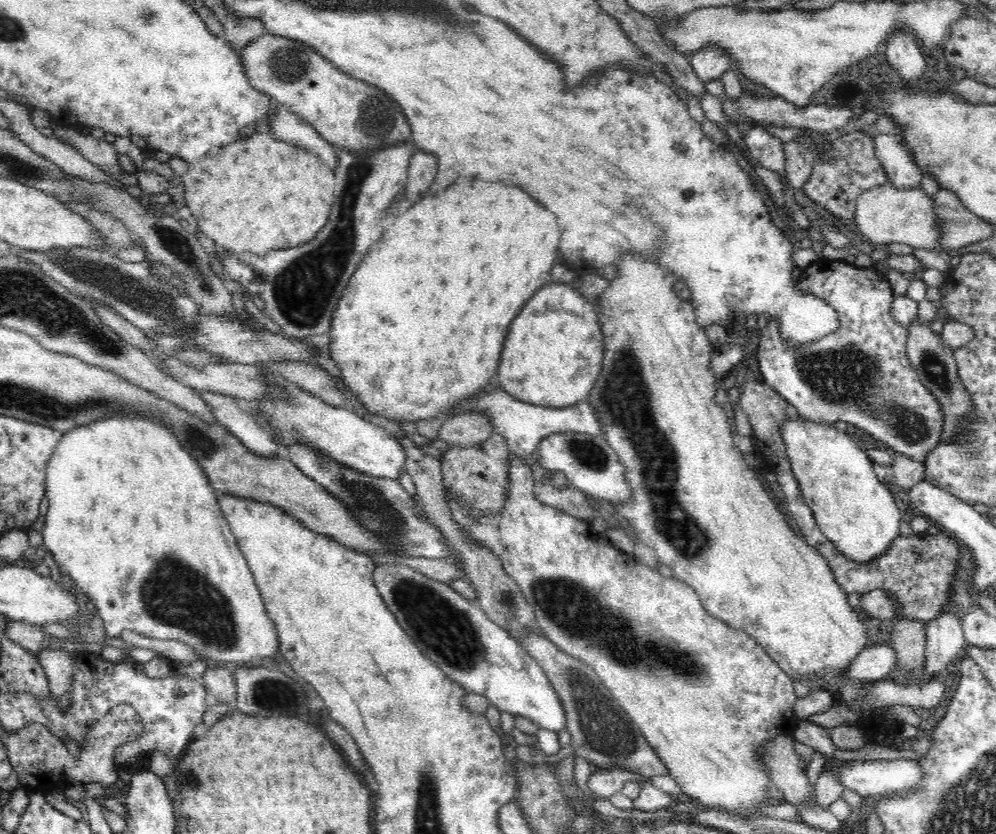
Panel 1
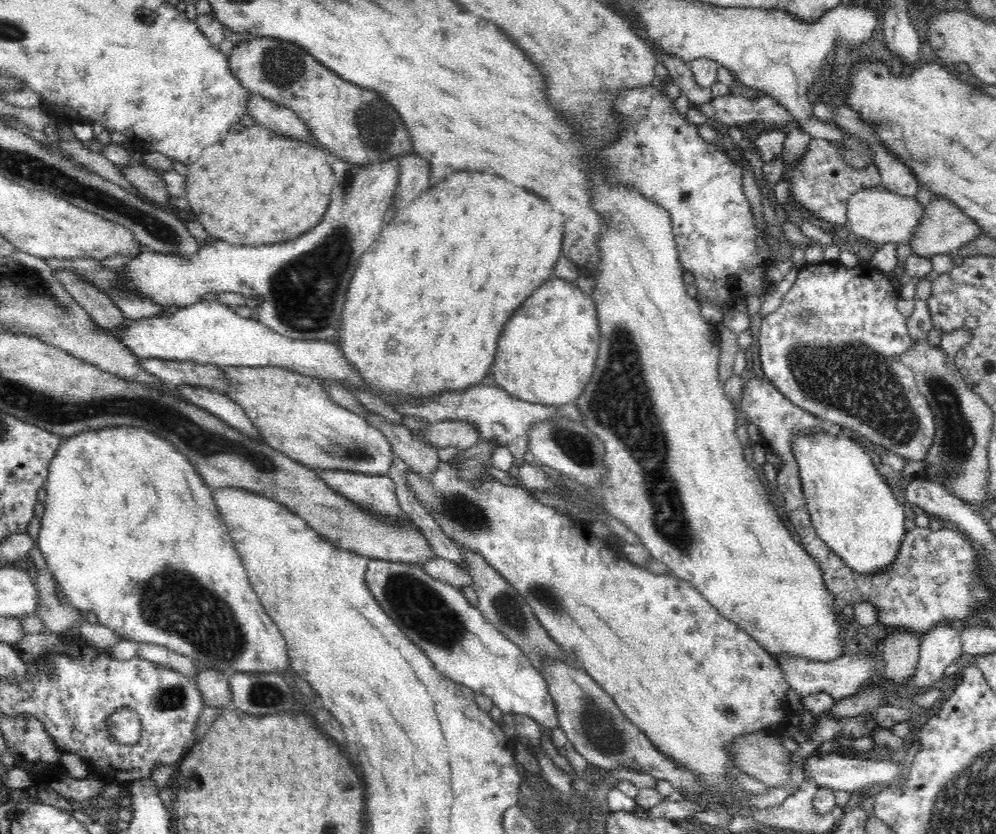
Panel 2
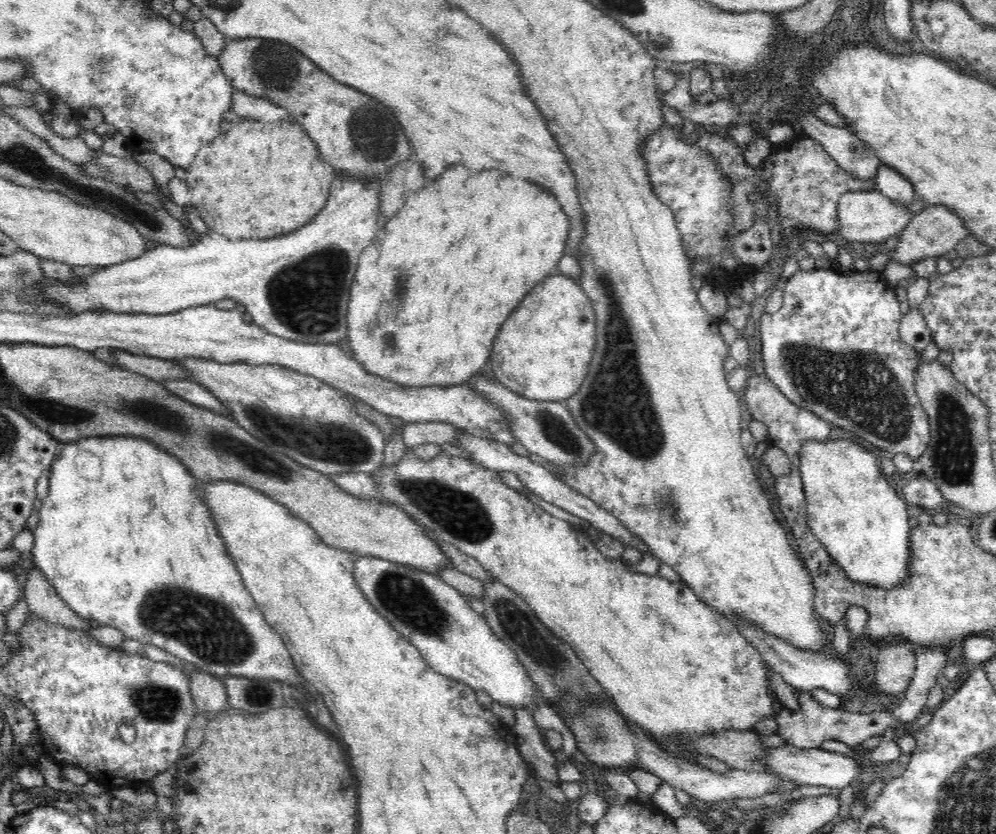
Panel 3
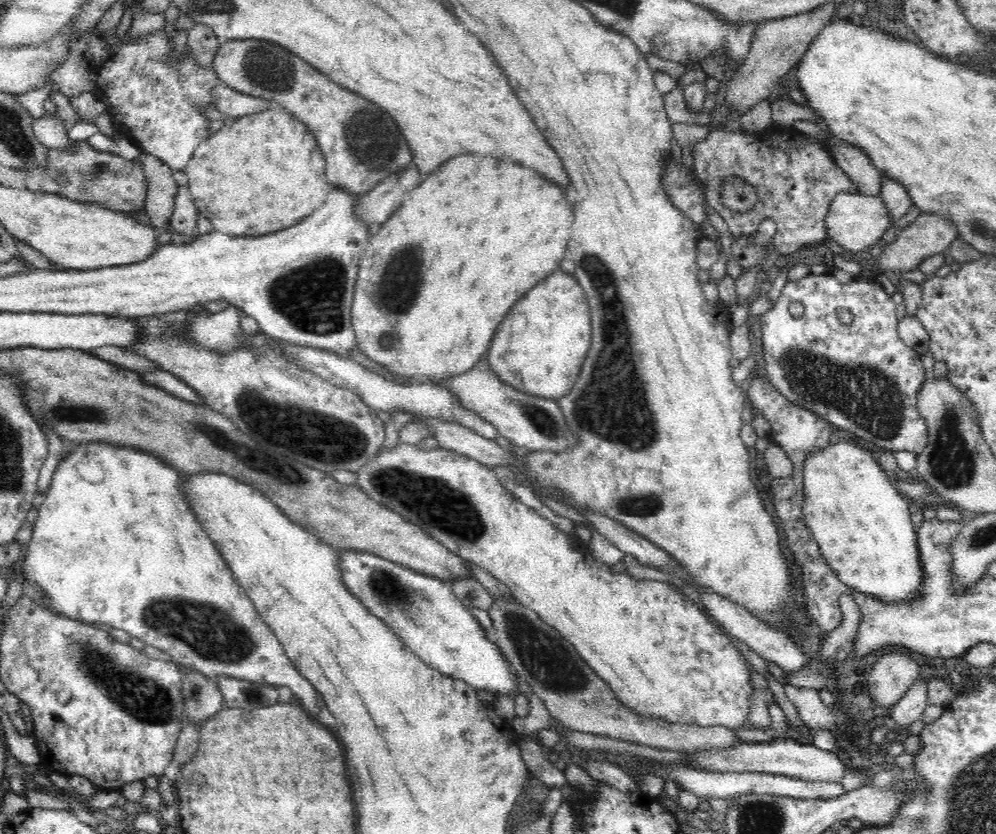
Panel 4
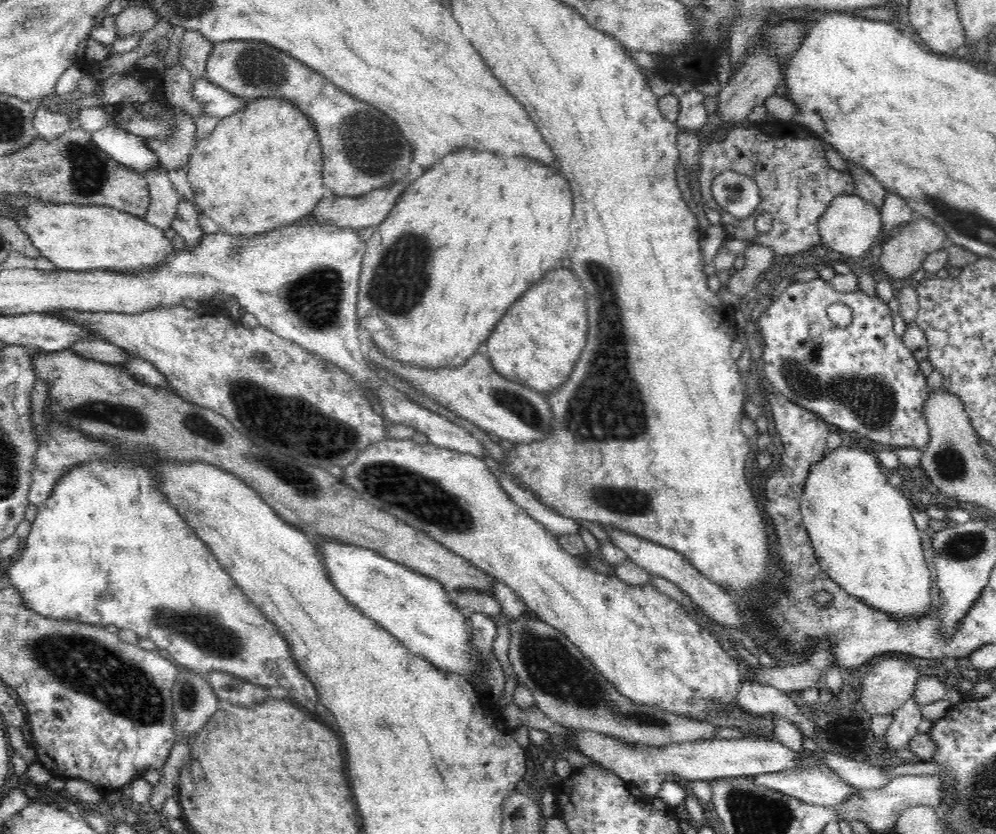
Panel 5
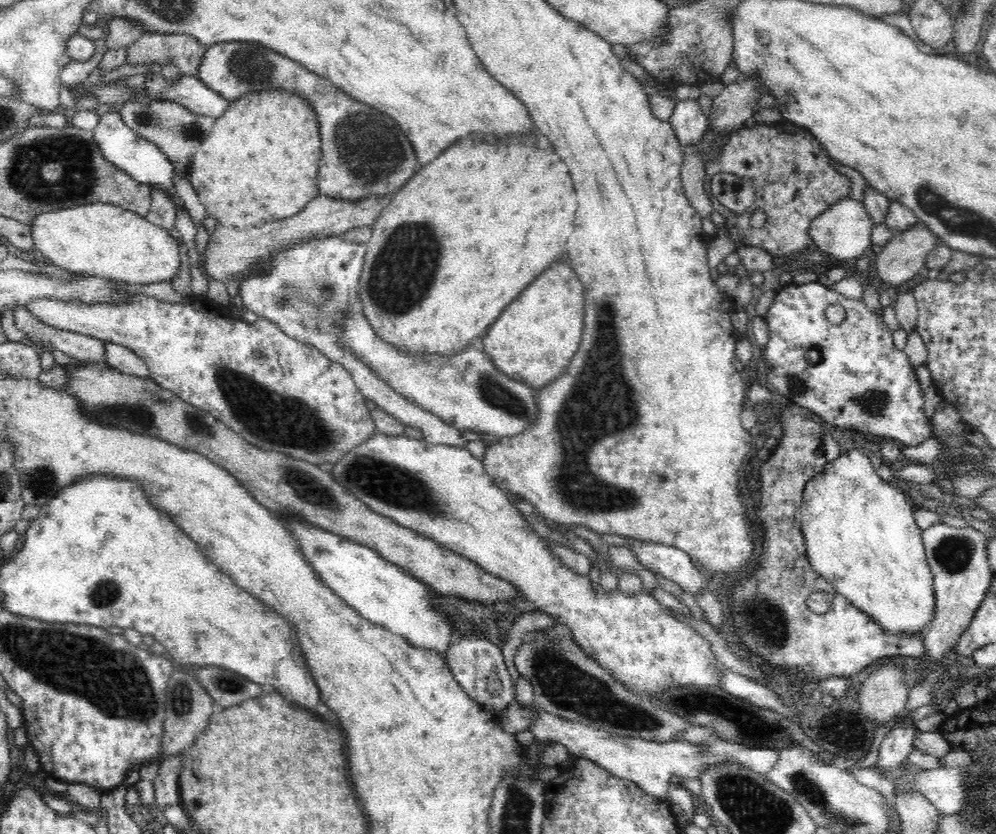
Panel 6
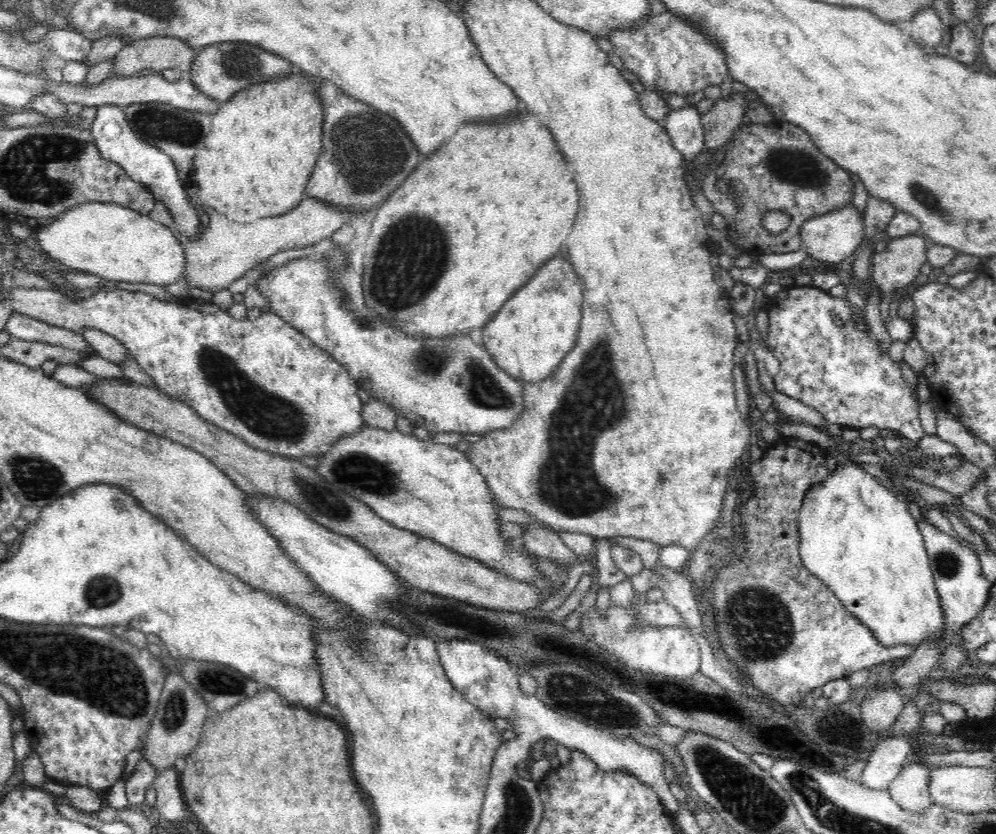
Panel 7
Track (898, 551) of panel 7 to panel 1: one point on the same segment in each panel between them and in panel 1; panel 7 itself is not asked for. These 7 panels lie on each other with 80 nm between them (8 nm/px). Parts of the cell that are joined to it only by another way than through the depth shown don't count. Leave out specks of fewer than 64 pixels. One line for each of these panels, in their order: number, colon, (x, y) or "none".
1: (853, 508)
2: (852, 507)
3: (851, 508)
4: (862, 524)
5: (863, 533)
6: (861, 535)

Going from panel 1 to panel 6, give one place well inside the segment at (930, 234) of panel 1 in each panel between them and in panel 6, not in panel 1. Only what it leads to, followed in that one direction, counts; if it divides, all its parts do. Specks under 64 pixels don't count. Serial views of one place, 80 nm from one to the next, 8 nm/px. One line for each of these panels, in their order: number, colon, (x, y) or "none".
2: (876, 215)
3: (863, 217)
4: (855, 221)
5: (850, 225)
6: (844, 230)

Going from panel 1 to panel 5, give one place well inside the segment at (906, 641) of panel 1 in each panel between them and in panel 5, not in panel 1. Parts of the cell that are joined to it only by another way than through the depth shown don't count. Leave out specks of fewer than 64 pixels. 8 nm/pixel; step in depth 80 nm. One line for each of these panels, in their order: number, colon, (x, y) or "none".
2: (901, 651)
3: (896, 664)
4: (890, 678)
5: (889, 683)

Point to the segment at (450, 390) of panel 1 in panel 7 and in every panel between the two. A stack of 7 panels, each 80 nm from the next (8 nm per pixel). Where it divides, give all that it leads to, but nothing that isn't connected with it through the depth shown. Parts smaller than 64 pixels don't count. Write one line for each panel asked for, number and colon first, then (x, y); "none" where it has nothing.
2: (455, 263)
3: (442, 276)
4: (473, 238)
5: (460, 247)
6: (459, 212)
7: (501, 202)

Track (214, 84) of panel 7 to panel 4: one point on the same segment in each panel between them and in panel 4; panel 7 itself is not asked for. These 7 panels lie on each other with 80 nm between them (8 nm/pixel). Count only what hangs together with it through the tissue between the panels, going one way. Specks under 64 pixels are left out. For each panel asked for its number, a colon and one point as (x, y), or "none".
4: (361, 144)
5: (362, 149)
6: (364, 152)

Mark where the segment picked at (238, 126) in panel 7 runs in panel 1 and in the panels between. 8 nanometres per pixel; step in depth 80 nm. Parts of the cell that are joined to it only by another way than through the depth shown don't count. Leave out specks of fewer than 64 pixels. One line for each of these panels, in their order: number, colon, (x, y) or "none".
1: (261, 194)
2: (256, 188)
3: (262, 179)
4: (261, 173)
5: (261, 168)
6: (259, 163)

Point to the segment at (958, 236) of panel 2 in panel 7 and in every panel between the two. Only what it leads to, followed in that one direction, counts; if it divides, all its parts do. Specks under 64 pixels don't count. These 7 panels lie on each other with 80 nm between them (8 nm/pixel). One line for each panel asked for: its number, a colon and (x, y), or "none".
3: (936, 230)
4: (930, 234)
5: (904, 253)
6: (906, 253)
7: (899, 264)

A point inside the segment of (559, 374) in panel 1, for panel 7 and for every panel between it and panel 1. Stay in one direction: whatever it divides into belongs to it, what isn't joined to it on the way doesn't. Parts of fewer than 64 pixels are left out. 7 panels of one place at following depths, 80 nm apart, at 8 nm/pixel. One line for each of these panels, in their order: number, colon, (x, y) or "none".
2: (547, 353)
3: (542, 353)
4: (539, 348)
5: (540, 339)
6: (533, 341)
7: (528, 339)

